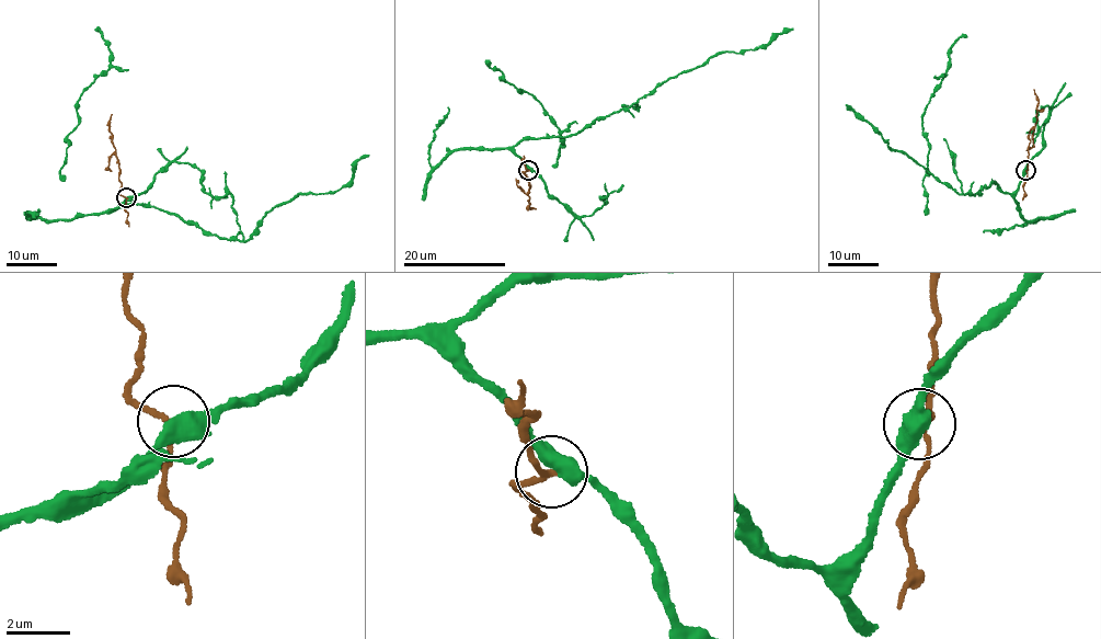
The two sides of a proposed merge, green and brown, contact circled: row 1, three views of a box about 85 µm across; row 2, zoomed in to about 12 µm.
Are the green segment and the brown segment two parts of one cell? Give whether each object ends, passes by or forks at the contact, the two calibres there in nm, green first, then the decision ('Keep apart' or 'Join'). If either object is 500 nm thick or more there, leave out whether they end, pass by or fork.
At the ring green forks. At the ring brown passes by. Thickness 400 nm (green) against 160 nm. Keep apart

